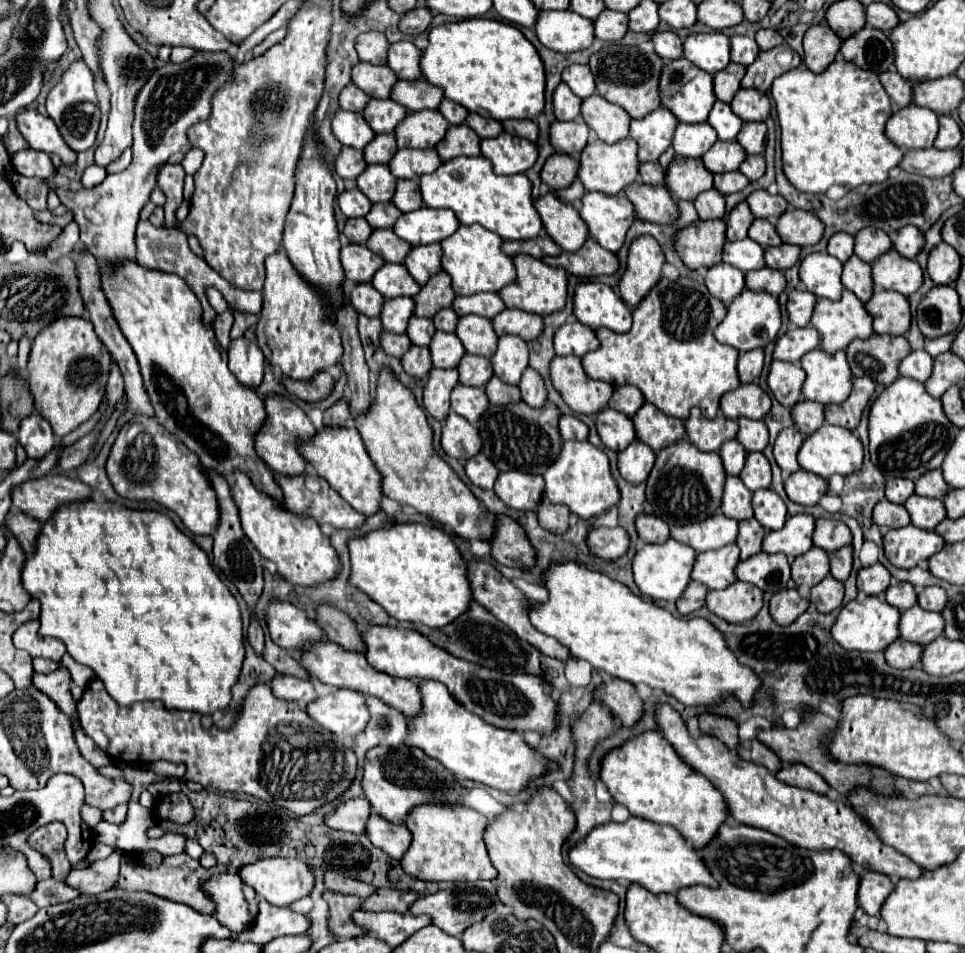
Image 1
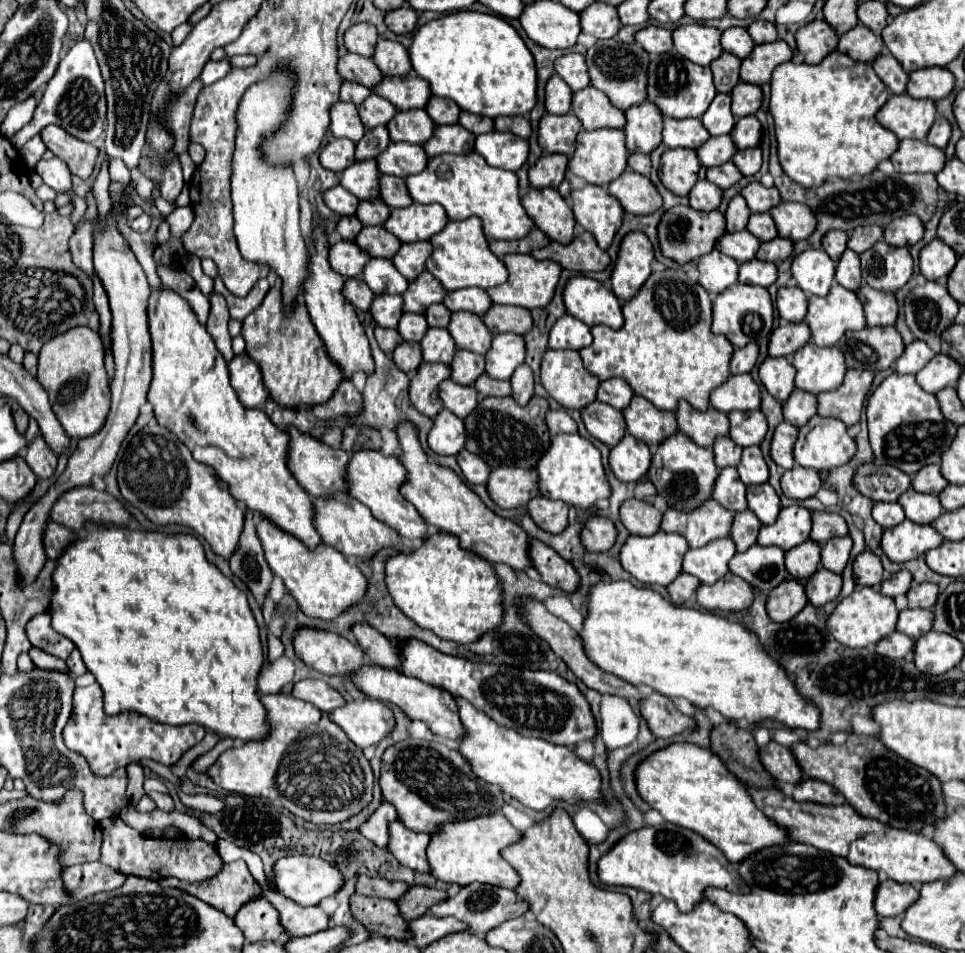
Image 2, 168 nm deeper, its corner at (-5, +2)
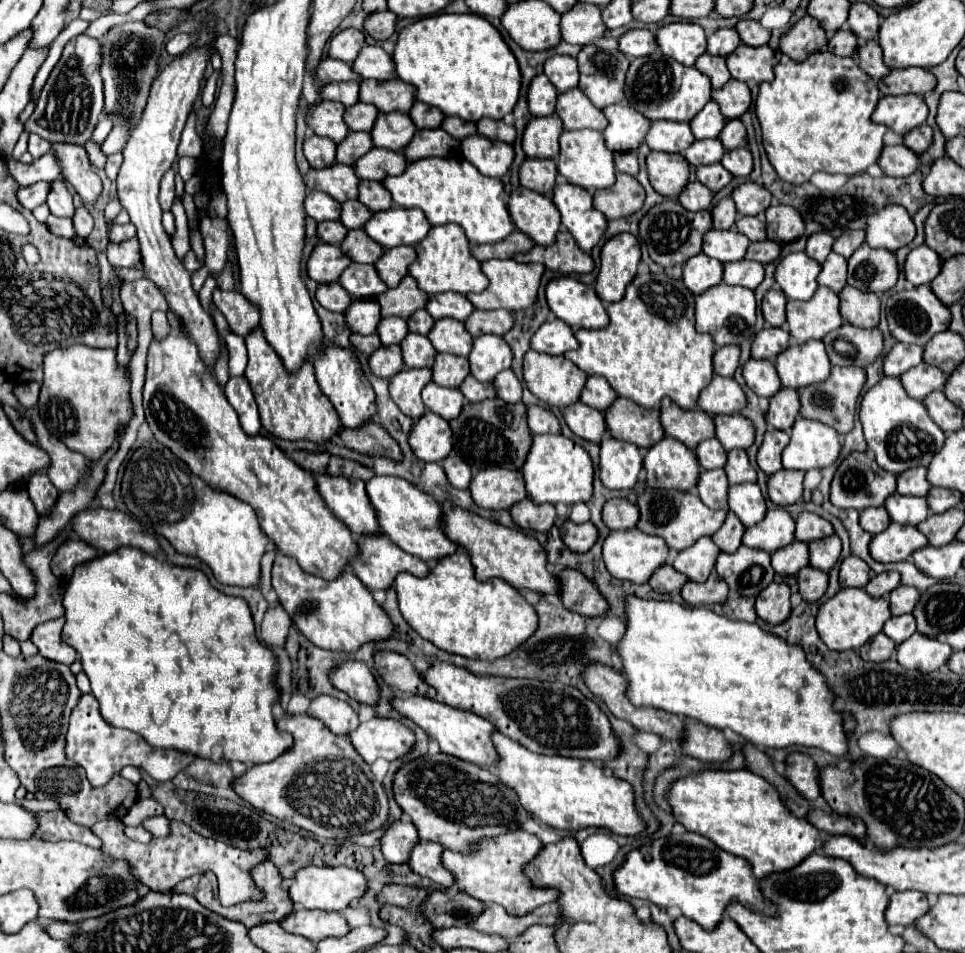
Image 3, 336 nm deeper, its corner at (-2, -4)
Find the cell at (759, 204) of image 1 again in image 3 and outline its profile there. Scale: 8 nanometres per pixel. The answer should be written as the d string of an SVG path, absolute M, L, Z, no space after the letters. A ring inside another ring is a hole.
M745 182L741 184L731 198L735 200L737 212L741 216L757 216L761 212L765 212L771 206L771 192L765 190L763 186L755 184L755 182Z

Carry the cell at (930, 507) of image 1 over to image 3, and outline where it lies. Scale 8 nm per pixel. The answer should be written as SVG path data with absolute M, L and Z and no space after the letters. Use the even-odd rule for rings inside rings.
M893 494L885 500L885 508L887 508L891 520L899 522L899 524L917 526L917 524L921 524L923 520L927 520L931 516L925 498Z

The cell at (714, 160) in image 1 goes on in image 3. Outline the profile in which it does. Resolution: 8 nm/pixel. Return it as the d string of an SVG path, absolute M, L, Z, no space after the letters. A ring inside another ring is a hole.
M695 140L695 144L691 144L685 150L685 158L693 166L715 164L715 162L721 160L723 154L725 154L725 148L719 140Z

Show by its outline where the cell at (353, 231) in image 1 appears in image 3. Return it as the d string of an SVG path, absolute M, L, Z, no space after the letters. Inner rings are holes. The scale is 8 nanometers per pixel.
M333 220L333 222L319 222L317 226L317 234L321 236L323 242L329 242L329 244L341 244L341 240L347 236L347 228L339 222L339 220Z

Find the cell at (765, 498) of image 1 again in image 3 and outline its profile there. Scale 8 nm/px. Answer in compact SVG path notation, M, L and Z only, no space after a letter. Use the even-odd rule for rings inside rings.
M739 484L729 488L729 508L739 516L745 528L759 524L767 512L765 498L757 484Z

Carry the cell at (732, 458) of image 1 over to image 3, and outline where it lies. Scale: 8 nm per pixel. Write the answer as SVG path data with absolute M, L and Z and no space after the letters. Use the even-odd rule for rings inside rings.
M709 438L709 440L703 440L697 450L697 460L701 464L701 468L705 470L713 470L713 468L725 468L725 448L721 448L721 442L717 438Z

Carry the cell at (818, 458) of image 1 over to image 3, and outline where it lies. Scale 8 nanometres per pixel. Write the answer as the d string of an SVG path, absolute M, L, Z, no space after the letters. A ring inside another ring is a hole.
M797 418L791 430L791 442L783 450L783 468L787 470L811 470L831 466L841 452L839 434L807 418Z

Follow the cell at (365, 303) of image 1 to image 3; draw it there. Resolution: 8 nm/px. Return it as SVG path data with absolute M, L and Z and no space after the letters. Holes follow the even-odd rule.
M339 282L321 284L317 288L317 300L321 302L323 308L327 308L331 312L345 312L345 308L349 308L349 302L353 302L349 292L343 292Z

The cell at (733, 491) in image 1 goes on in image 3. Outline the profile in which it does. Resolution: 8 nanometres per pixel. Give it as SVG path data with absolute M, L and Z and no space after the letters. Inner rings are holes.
M723 468L703 470L703 474L699 476L699 482L697 482L697 494L709 508L729 512L727 492L729 492L729 482L725 480Z

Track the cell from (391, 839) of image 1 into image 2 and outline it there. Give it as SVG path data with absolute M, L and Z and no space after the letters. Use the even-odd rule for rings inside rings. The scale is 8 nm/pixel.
M392 822L390 826L388 850L398 858L402 866L408 866L416 872L430 872L430 864L426 860L428 842L430 834L412 832L400 822Z

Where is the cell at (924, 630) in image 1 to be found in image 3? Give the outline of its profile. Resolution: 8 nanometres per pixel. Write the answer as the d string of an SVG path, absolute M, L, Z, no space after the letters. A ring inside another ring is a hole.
M903 614L903 616L893 616L885 622L883 632L897 644L905 642L909 636L917 632L917 622L913 620L913 614Z

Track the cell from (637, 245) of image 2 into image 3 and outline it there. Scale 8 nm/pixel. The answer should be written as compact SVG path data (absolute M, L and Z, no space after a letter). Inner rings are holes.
M617 234L607 240L601 250L601 270L597 276L597 296L603 302L619 302L625 296L625 288L637 276L641 262L641 246L631 234Z

